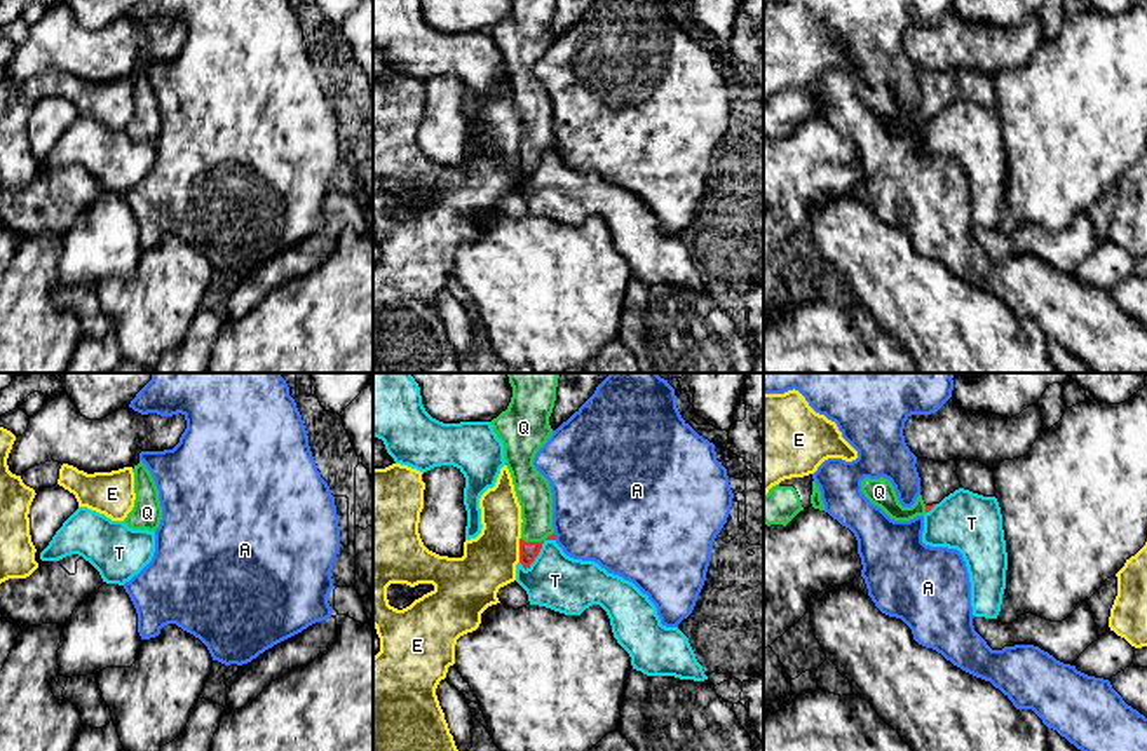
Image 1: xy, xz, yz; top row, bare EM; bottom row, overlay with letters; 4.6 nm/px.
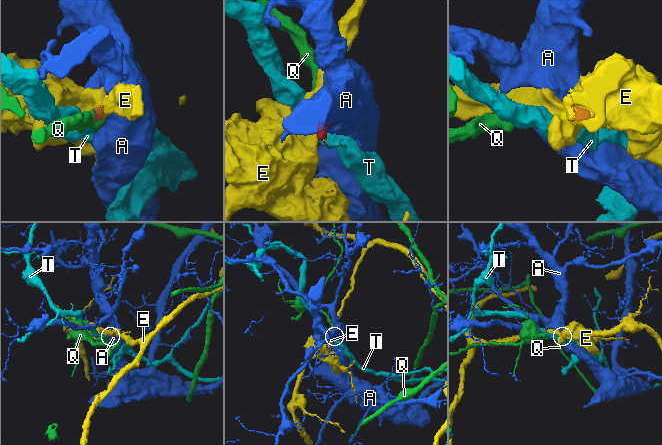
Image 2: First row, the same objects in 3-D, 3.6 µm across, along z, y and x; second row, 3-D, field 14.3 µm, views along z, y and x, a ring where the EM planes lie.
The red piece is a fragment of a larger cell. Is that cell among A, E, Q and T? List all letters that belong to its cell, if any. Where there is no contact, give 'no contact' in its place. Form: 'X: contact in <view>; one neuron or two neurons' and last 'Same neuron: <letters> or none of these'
A: contact in xz; two neurons
E: contact in xz; two neurons
Q: contact in xz; one neuron
T: contact in xz; two neurons
Same neuron: Q

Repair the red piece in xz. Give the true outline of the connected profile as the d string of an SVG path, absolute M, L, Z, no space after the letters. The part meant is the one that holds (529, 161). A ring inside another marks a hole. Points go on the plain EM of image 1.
M512 0L511 12L490 33L504 54L504 70L521 115L519 173L523 178L539 166L546 150L556 150L553 138L553 101L535 78L533 68L553 44L549 26L556 0Z

